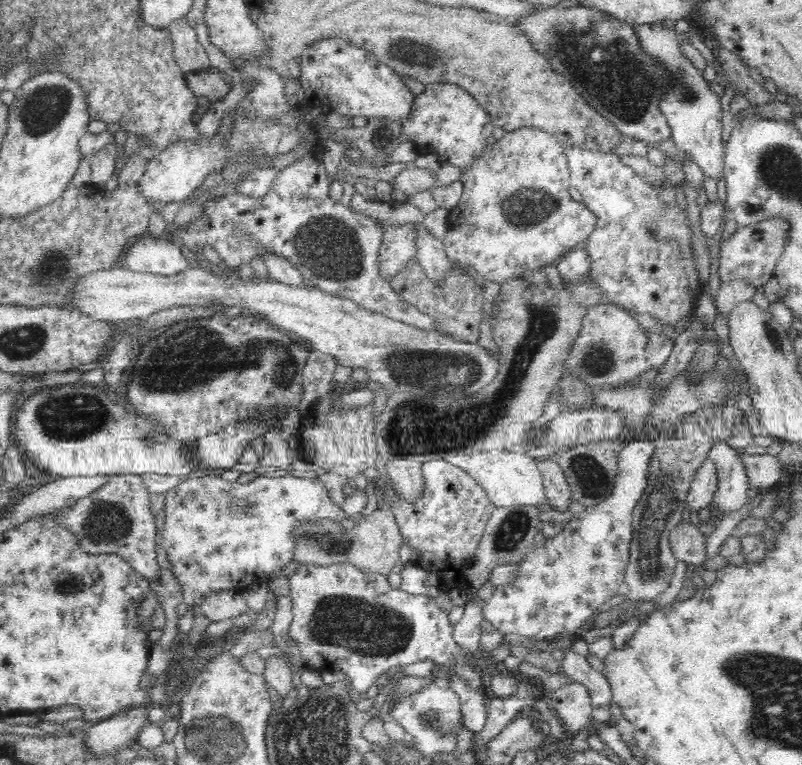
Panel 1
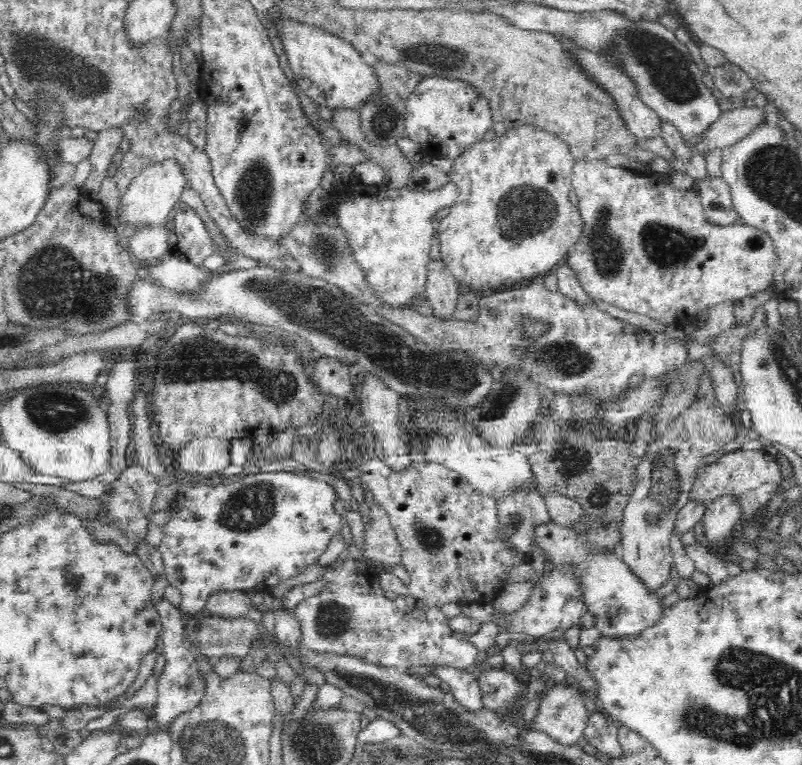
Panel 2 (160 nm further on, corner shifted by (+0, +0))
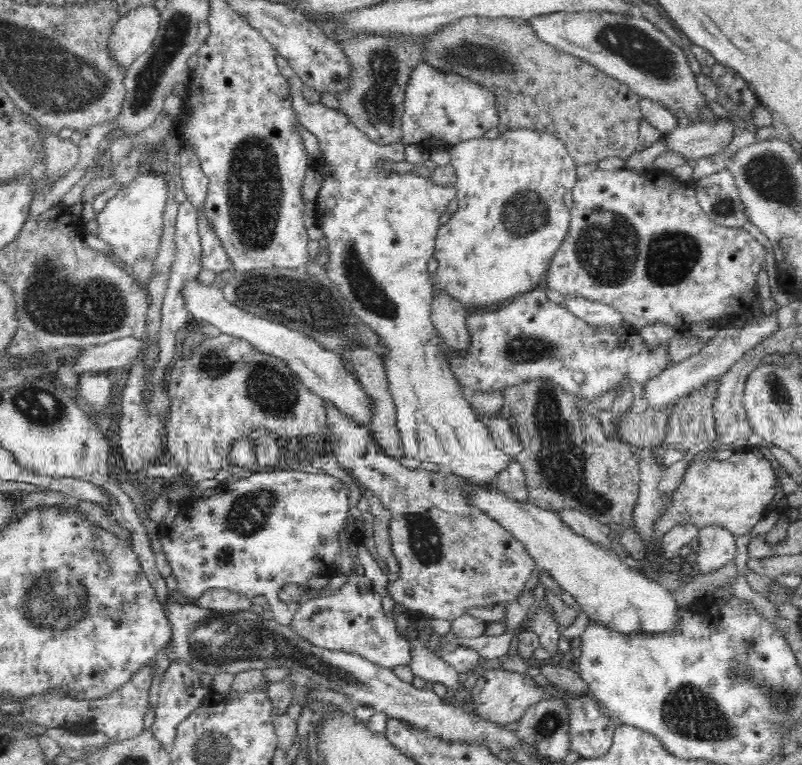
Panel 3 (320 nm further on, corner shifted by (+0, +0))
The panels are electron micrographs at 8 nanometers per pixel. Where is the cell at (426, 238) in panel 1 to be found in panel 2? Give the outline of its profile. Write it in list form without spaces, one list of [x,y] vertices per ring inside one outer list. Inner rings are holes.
[[[430,258],[426,266],[425,295],[434,308],[434,316],[449,319],[456,308],[460,285],[444,260]]]

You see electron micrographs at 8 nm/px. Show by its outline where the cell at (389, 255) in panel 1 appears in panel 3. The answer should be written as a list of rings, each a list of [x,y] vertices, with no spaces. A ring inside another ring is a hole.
[[[280,53],[275,57],[280,73],[289,82],[292,107],[300,117],[300,124],[316,136],[322,152],[322,158],[315,168],[319,170],[323,183],[314,202],[316,212],[322,216],[321,222],[317,222],[330,249],[331,264],[326,268],[326,275],[337,284],[354,311],[383,336],[385,346],[391,348],[384,369],[397,407],[396,424],[402,435],[406,456],[437,464],[476,486],[495,488],[498,474],[502,474],[512,464],[512,459],[510,461],[506,452],[496,448],[485,420],[472,411],[467,398],[461,393],[458,379],[445,361],[440,349],[439,334],[431,321],[434,289],[428,262],[435,254],[437,232],[447,217],[448,204],[456,196],[455,187],[436,186],[429,178],[411,172],[392,176],[383,172],[378,174],[375,170],[377,162],[404,161],[405,144],[376,144],[358,130],[341,110],[328,108],[320,101],[307,101],[300,77],[292,71]]]

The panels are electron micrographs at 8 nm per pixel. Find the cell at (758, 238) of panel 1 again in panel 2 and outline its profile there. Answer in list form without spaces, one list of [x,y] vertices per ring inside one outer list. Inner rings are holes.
[[[573,159],[572,161],[573,190],[578,197],[578,211],[584,219],[584,228],[582,228],[582,236],[576,242],[574,248],[568,250],[562,266],[571,266],[577,273],[580,285],[588,294],[589,298],[595,301],[603,301],[623,311],[630,313],[646,314],[656,322],[670,326],[676,320],[680,320],[678,316],[690,318],[696,316],[703,310],[711,311],[716,304],[724,302],[724,300],[740,301],[746,296],[752,296],[756,292],[768,289],[775,278],[775,269],[777,268],[778,255],[774,246],[774,241],[770,237],[770,233],[760,227],[750,226],[747,224],[732,223],[728,226],[712,226],[704,217],[704,207],[699,198],[697,191],[691,190],[676,190],[670,184],[670,200],[664,198],[664,194],[658,190],[658,186],[646,176],[634,176],[634,171],[618,166],[610,166],[604,159]]]

